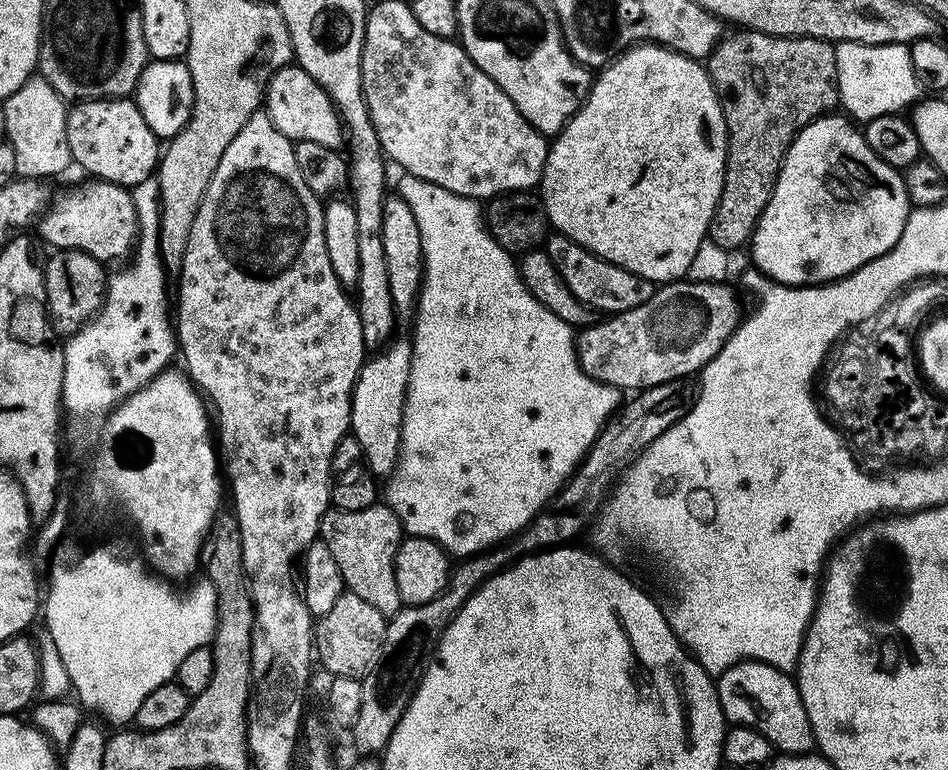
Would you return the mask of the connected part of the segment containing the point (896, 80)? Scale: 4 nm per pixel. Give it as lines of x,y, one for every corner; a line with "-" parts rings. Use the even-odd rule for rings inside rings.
836,44
835,50
838,100
842,108
844,104
845,113
853,117
871,118
881,115
882,110
904,110
900,108
909,107
908,80
910,84
913,79
909,45

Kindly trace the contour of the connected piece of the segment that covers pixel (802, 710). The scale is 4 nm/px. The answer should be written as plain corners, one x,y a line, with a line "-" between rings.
741,660
725,672
719,673
716,693
724,711
724,719
729,725
744,724
758,730
780,754
808,754
813,751
812,727
806,714
806,706
802,702
800,685
789,673
778,670
772,664
763,664
761,660

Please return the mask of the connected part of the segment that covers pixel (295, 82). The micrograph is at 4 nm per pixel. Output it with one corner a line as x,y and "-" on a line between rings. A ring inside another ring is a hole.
297,64
285,65
275,72
264,96
264,110
271,124
290,141
312,141
337,149
344,140
344,127
325,89
318,86

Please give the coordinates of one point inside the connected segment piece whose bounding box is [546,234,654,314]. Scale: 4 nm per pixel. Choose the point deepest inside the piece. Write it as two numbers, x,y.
602,286

